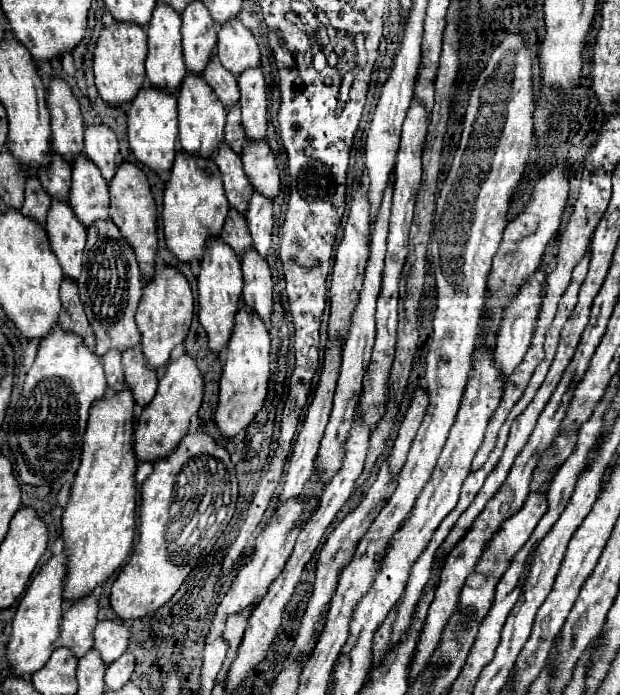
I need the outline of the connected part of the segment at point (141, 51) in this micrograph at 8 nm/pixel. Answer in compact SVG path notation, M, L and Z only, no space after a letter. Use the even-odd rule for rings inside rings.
M113 22L101 28L101 34L93 52L93 72L99 96L117 106L133 100L145 82L145 28L133 22Z

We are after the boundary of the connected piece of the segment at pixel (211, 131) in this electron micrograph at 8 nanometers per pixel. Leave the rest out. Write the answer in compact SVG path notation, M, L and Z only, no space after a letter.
M187 72L179 92L179 142L181 148L187 152L197 152L201 156L209 156L223 140L223 126L225 126L225 108L221 106L221 100L215 96L213 88L203 80L201 74Z

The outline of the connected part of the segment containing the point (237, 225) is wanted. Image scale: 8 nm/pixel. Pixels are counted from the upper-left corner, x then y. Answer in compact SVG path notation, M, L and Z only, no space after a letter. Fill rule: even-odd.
M233 206L229 208L229 214L225 218L225 224L223 224L223 230L221 230L221 238L235 250L237 256L241 256L247 248L253 246L249 228L247 228L247 220Z

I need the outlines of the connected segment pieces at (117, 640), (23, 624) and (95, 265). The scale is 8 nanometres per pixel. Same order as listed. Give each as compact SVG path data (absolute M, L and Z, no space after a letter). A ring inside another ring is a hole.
M101 620L95 628L93 638L95 638L95 648L101 652L103 660L111 664L127 650L131 630L125 624L113 620Z
M67 550L53 556L33 578L25 596L19 602L19 608L13 618L13 632L7 646L7 658L11 662L13 674L25 676L37 672L51 656L55 646L59 644L61 630L61 614L63 614L63 580L67 574Z
M97 220L89 226L83 250L83 270L77 284L85 314L97 336L97 356L103 356L109 348L125 350L141 342L141 332L135 324L135 310L143 288L141 268L133 254L133 246L111 220Z

